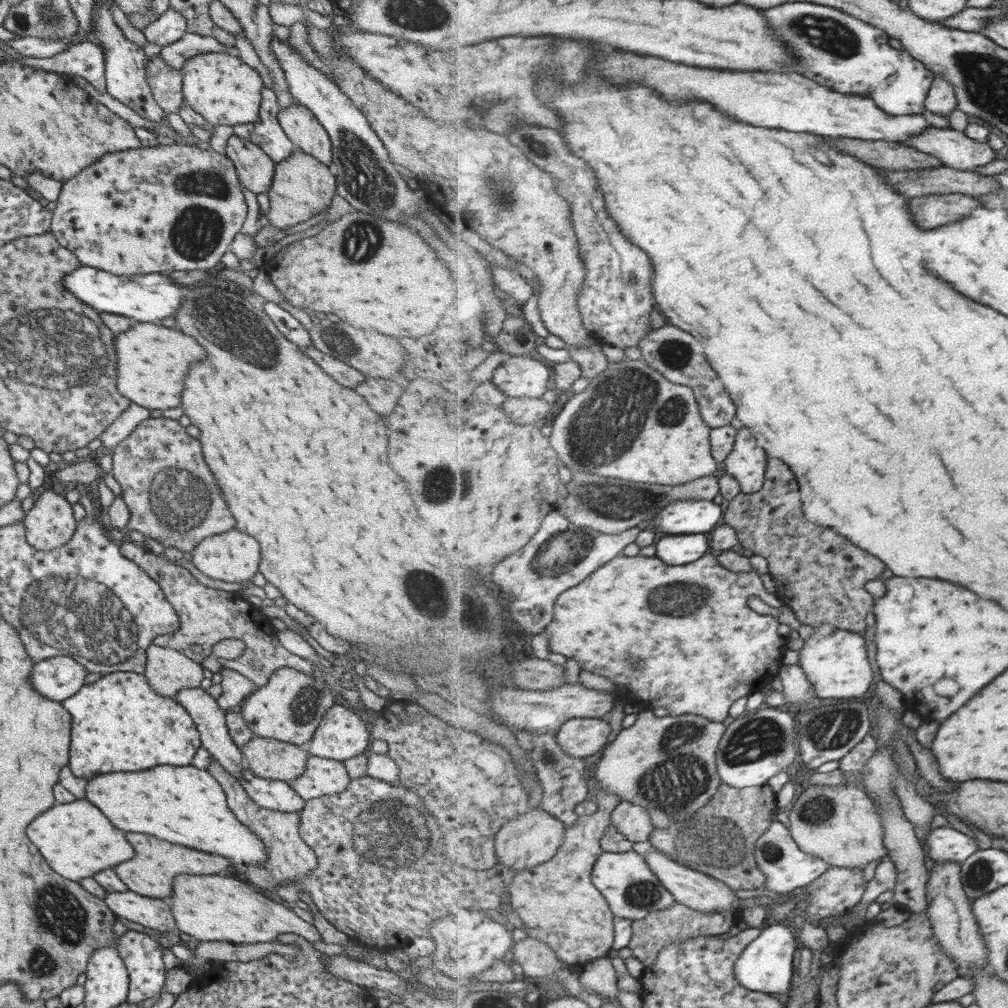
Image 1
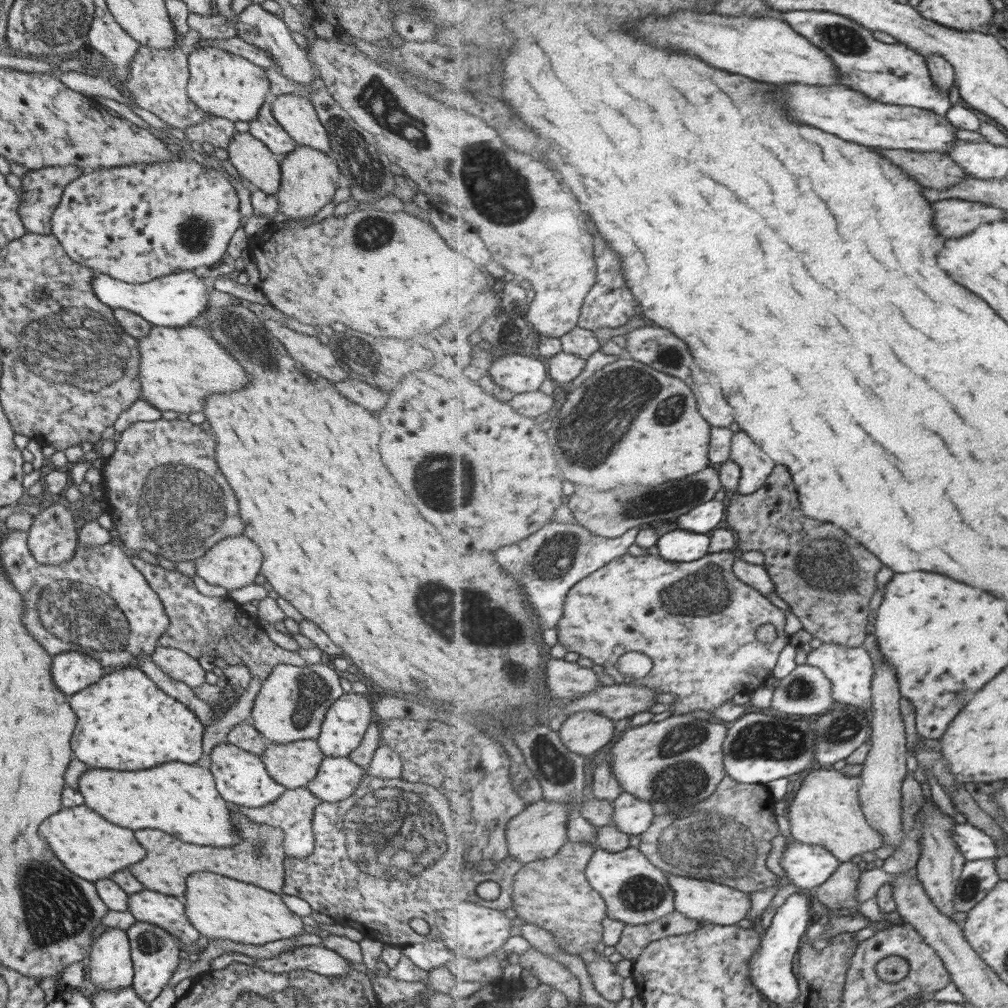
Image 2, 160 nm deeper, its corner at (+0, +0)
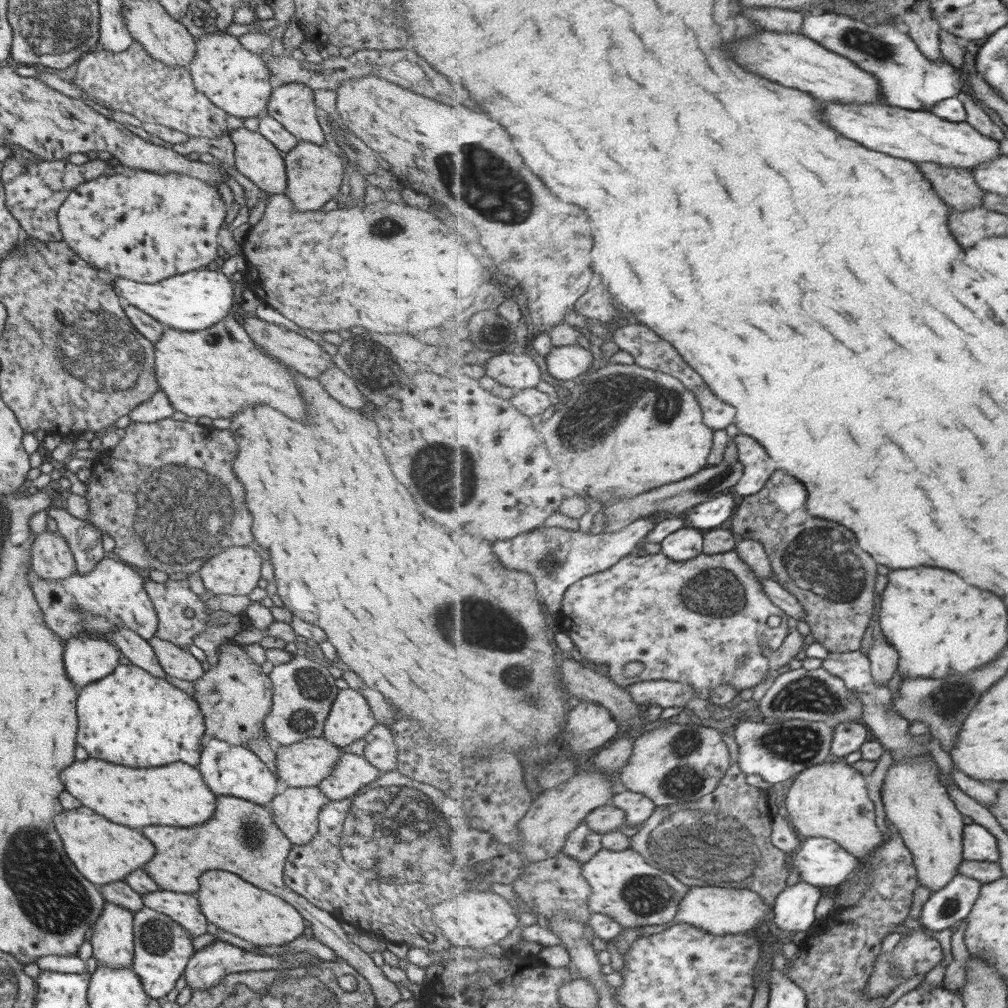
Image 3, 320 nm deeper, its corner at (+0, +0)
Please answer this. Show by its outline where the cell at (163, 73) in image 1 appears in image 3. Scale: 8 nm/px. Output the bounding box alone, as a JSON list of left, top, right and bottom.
[59,42,228,139]

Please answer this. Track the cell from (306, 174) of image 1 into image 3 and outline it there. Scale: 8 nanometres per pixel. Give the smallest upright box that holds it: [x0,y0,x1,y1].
[283,141,346,211]

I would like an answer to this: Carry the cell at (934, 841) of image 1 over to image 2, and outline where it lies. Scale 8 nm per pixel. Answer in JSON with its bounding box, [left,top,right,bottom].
[953,822,1000,861]

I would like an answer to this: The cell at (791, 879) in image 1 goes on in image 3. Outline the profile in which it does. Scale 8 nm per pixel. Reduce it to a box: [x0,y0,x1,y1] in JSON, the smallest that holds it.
[789,838,861,887]

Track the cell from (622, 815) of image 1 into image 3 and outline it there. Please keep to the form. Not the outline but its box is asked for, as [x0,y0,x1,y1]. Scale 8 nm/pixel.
[611,789,655,826]

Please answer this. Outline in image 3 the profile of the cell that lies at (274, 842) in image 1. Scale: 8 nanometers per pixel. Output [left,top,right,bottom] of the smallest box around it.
[264,787,328,846]

